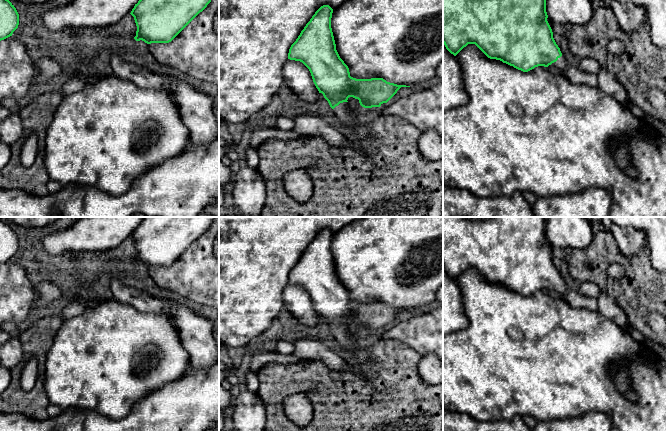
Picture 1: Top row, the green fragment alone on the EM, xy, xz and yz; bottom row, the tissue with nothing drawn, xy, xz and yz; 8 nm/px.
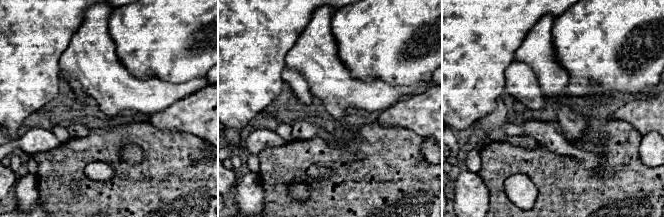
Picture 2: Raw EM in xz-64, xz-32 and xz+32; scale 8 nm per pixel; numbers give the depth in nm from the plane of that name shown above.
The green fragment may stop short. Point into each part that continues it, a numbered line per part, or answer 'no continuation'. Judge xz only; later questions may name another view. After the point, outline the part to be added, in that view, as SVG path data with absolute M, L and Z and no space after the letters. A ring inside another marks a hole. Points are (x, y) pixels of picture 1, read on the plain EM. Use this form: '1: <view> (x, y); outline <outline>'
1: xz (348, 345); outline M348 326L340 327L333 333L333 339L335 339L341 346L341 353L355 354L359 352L358 344L352 336L353 334L349 332Z

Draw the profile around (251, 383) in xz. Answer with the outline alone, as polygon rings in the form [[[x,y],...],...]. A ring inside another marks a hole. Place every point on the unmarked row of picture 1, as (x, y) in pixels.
[[[248,369],[248,374],[243,383],[243,388],[246,390],[257,392],[257,390],[259,389],[259,378],[256,372]]]

